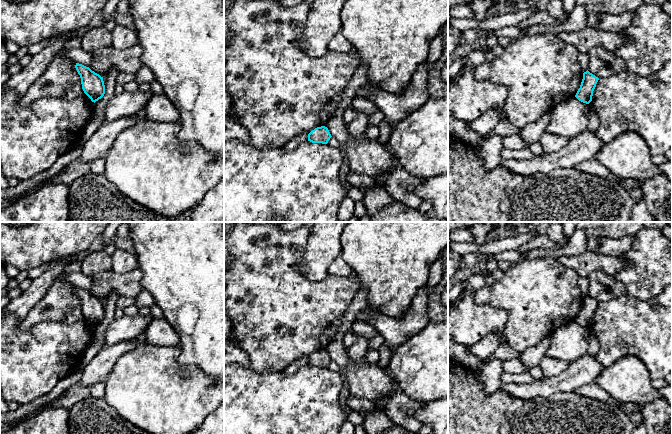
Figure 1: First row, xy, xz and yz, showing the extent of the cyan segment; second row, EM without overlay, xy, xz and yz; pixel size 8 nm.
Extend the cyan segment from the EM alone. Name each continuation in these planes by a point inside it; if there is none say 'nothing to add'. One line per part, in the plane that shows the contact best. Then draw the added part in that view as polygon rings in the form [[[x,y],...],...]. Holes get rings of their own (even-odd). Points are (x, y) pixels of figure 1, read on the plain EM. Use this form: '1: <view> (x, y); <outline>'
nothing to add

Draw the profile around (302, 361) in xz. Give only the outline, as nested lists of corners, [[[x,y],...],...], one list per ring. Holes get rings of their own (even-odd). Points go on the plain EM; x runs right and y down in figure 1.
[[[302,356],[295,360],[292,364],[287,366],[285,369],[283,369],[281,372],[285,375],[291,375],[297,372],[297,370],[301,367],[304,367],[308,365],[308,358],[305,356]]]

